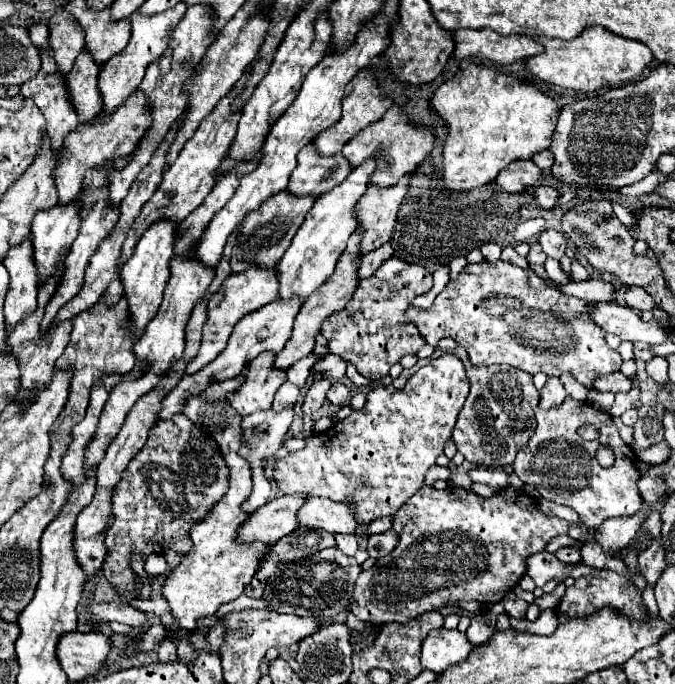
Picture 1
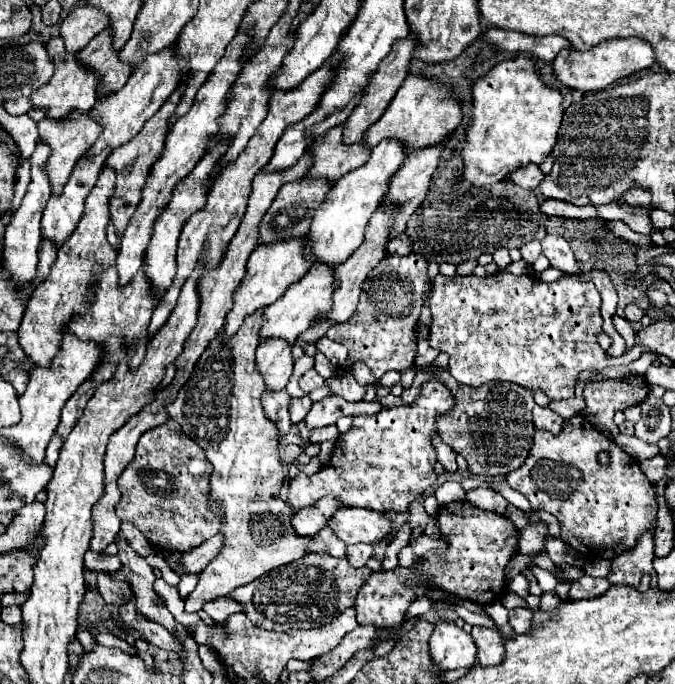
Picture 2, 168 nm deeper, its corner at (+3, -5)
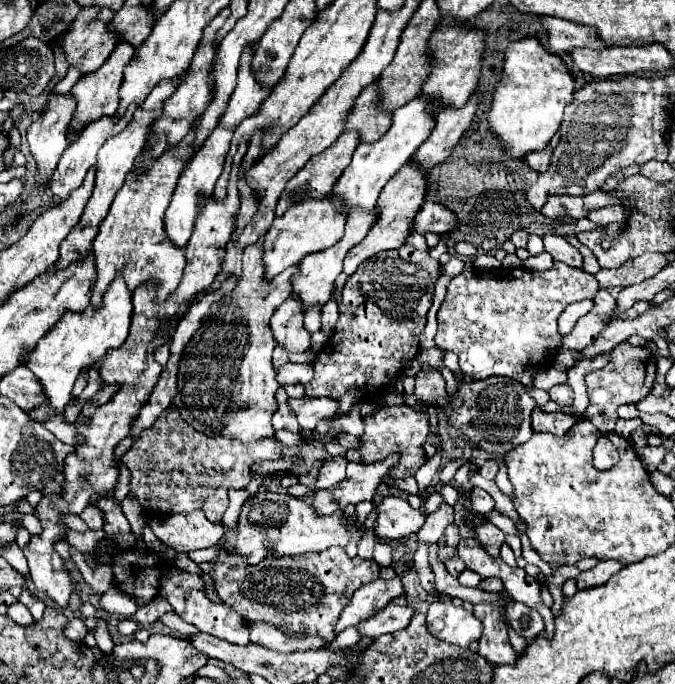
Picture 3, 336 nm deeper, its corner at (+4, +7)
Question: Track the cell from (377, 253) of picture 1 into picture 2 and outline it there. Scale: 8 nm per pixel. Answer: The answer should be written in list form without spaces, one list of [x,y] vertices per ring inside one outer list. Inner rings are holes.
[[[398,234],[388,242],[388,250],[386,256],[406,256],[410,252],[410,238],[406,238],[406,234]]]

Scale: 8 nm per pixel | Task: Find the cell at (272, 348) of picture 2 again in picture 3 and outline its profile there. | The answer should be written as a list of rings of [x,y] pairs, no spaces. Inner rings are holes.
[[[289,296],[273,314],[271,330],[275,340],[289,352],[305,352],[311,346],[311,334],[305,330],[301,304]]]

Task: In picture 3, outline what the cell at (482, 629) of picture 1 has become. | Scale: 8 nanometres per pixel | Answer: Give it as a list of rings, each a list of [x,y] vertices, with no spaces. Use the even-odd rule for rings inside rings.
[[[481,602],[473,608],[473,614],[483,622],[479,654],[493,666],[513,664],[513,660],[517,660],[517,654],[509,644],[509,636],[499,606],[501,606],[499,602]]]

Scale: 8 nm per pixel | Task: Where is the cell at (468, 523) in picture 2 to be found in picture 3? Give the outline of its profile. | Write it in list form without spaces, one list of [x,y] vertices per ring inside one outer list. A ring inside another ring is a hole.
[[[485,522],[483,526],[477,528],[477,540],[485,546],[485,550],[491,556],[499,556],[499,546],[505,542],[505,534],[491,522]]]

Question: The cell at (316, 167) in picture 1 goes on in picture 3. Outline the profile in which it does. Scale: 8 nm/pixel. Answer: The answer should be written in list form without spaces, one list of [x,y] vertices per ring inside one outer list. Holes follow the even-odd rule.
[[[371,82],[355,100],[353,112],[347,118],[347,130],[357,130],[361,142],[377,142],[389,130],[391,114],[377,108],[377,82]]]

